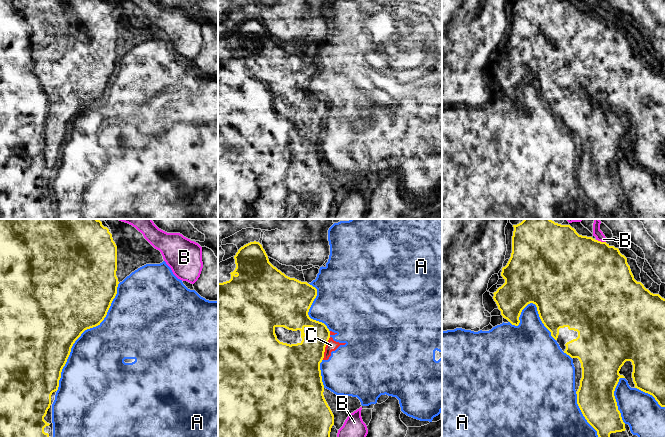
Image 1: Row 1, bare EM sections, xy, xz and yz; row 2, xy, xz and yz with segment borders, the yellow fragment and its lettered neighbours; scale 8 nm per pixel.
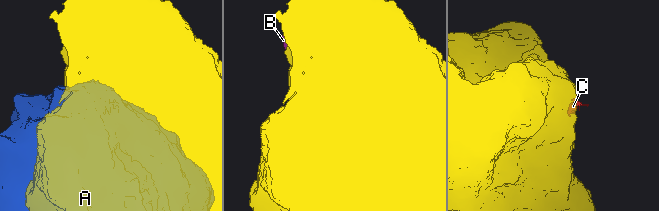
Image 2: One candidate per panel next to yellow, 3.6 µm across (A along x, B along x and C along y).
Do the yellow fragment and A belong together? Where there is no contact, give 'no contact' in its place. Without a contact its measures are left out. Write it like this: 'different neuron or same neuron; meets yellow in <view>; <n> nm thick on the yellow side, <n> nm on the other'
different neuron; meets yellow in xy; 500 nm thick on the yellow side, 440 nm on the other

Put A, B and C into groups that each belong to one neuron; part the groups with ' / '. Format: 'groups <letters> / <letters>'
groups A C / B

